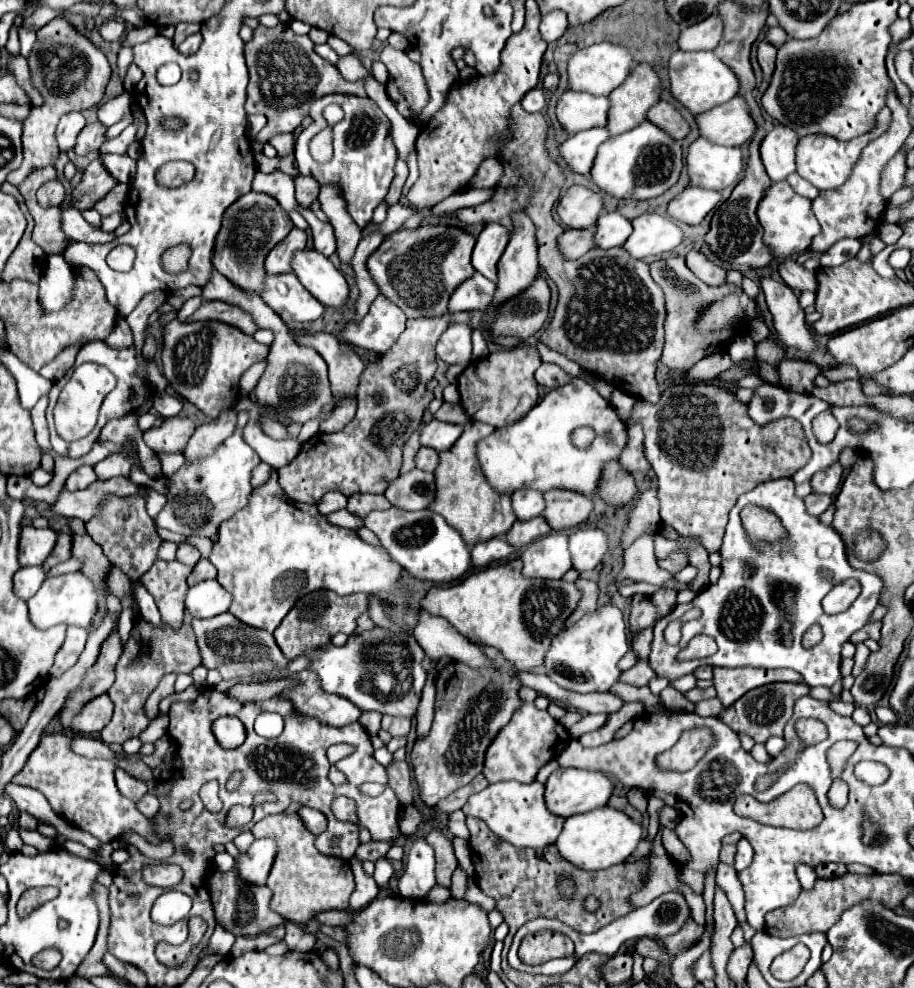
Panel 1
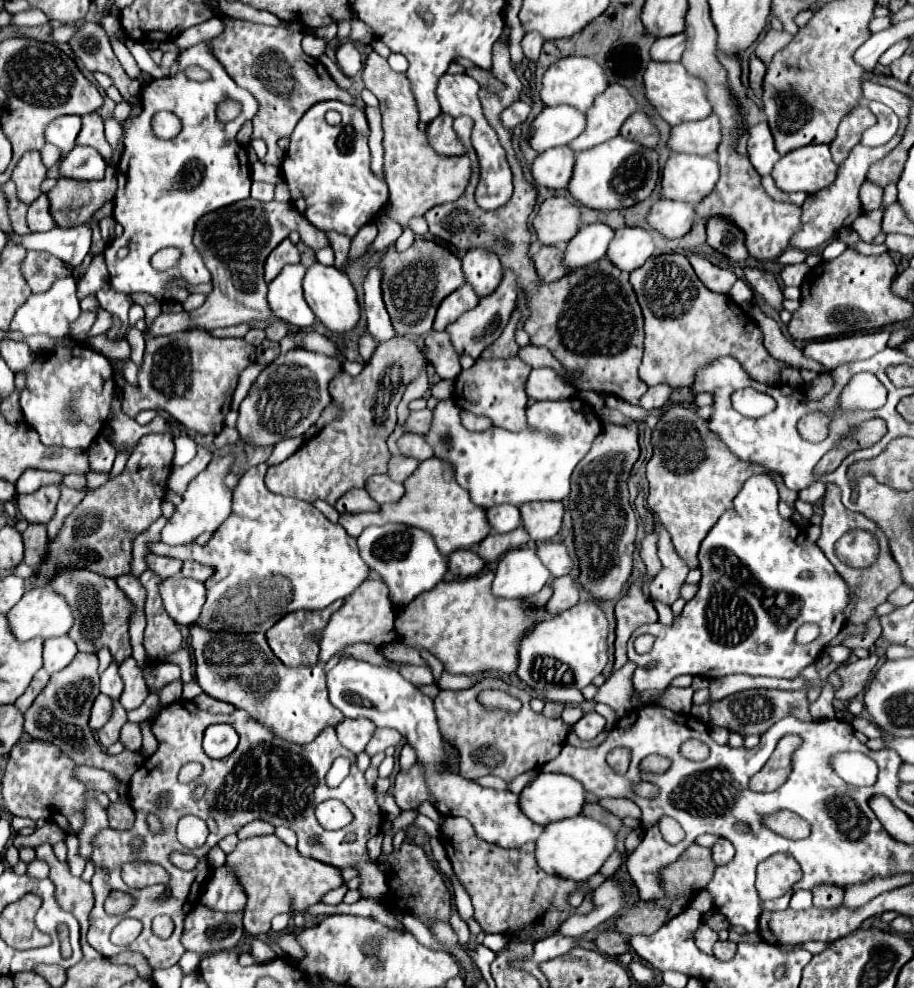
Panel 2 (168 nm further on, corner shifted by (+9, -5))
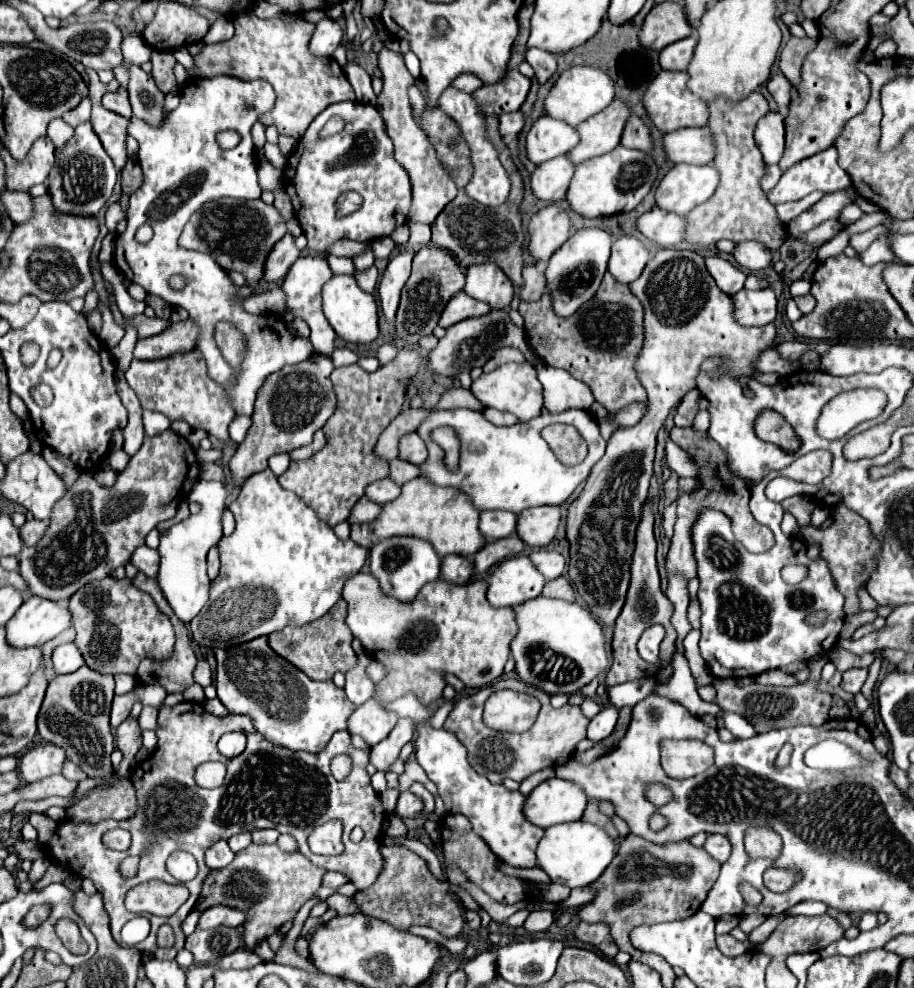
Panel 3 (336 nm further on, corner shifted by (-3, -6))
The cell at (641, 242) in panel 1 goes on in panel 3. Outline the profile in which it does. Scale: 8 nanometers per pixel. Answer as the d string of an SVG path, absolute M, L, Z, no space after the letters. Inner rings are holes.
M622 236L620 240L612 244L612 256L610 256L608 270L618 282L630 284L636 278L640 278L650 258L652 258L652 252L640 238Z

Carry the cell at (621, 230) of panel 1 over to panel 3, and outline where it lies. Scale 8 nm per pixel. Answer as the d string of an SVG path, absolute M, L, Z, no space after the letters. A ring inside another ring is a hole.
M582 228L564 242L564 246L548 260L546 278L548 278L548 292L554 302L554 310L560 316L574 314L584 302L588 302L608 268L610 260L610 248L612 248L612 236L602 228Z

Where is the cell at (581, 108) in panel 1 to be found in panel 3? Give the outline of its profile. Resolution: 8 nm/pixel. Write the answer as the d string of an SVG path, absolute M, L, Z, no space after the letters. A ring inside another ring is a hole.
M542 116L534 122L526 136L526 152L534 164L568 154L580 142L580 134L574 126L552 116Z

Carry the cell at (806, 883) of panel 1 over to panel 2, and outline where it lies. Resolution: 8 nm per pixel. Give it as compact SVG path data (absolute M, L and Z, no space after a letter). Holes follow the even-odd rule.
M794 891L792 899L790 899L790 909L794 911L802 911L802 909L810 909L812 907L812 893L810 891Z

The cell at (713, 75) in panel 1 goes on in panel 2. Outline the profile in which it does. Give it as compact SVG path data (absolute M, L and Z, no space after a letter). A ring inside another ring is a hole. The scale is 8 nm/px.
M650 61L648 69L644 73L644 91L646 91L646 97L652 103L652 107L658 111L658 115L670 127L680 125L684 121L698 121L712 113L712 107L706 99L706 85L700 79L688 75L688 71L684 69L682 63Z

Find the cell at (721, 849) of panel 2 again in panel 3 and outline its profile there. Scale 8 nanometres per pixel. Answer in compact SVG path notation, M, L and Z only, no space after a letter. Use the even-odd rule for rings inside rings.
M710 834L706 844L704 844L704 850L708 850L708 854L712 858L716 858L718 862L726 862L730 858L730 852L732 852L732 846L730 846L730 840L722 834Z

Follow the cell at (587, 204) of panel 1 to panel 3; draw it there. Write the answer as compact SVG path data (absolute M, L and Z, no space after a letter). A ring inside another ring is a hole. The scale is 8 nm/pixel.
M550 204L542 210L538 210L530 224L530 254L536 260L548 262L548 258L570 238L572 220L568 212L556 204Z

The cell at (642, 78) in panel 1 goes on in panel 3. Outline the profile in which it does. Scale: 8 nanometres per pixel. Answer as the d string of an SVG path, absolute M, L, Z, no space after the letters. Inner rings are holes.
M614 98L608 108L578 124L580 144L568 152L572 162L580 164L588 158L614 150L620 144L628 118L630 118L630 108L622 100Z

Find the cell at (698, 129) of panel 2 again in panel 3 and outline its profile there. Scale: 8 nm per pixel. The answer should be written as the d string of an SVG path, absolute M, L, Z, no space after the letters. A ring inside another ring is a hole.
M708 126L680 128L664 136L664 150L668 160L686 164L710 164L716 156L714 136Z

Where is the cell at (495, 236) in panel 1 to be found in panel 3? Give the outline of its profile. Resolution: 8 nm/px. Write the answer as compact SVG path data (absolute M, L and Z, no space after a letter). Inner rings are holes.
M494 262L470 266L466 272L464 292L480 302L486 302L494 310L508 308L514 298L514 286L510 278Z

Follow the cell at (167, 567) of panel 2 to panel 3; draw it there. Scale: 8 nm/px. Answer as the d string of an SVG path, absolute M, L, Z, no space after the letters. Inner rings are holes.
M140 546L140 550L136 550L136 554L132 554L132 564L134 564L140 572L156 578L156 576L158 576L158 568L160 568L158 550L152 550L152 548L148 548L148 546Z

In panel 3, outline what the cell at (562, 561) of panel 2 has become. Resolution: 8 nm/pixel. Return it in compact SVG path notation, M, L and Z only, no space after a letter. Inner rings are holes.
M536 550L530 558L548 580L562 576L566 570L566 558L556 550Z

